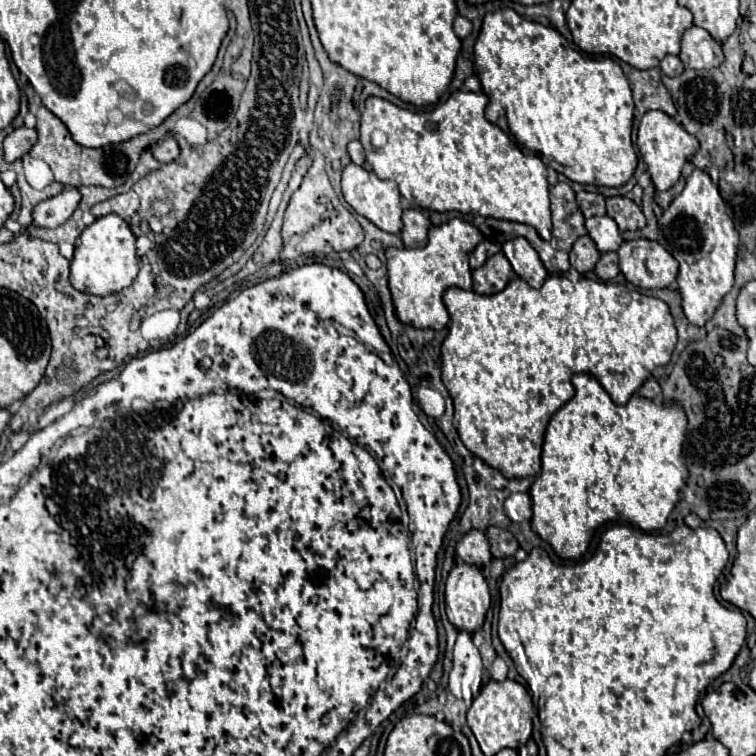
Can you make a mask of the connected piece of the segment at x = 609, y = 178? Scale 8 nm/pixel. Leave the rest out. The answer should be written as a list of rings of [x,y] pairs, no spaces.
[[[502,8],[484,16],[480,36],[474,46],[474,74],[488,96],[486,120],[510,132],[522,146],[548,160],[566,178],[592,186],[622,186],[636,170],[636,152],[630,140],[634,100],[628,78],[612,58],[592,58],[574,50],[552,26],[522,18],[512,8]]]

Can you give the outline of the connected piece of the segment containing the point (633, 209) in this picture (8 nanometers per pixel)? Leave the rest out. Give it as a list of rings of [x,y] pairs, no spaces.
[[[612,196],[612,198],[608,198],[606,200],[606,210],[608,210],[608,216],[616,220],[616,224],[618,224],[618,228],[622,232],[638,230],[638,228],[646,226],[646,218],[644,218],[640,206],[634,204],[626,196]]]

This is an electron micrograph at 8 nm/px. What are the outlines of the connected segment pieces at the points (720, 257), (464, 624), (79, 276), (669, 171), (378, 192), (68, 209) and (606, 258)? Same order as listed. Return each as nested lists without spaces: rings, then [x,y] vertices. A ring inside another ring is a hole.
[[[694,168],[694,172],[686,178],[682,194],[676,196],[664,210],[658,228],[658,242],[666,246],[666,250],[670,250],[670,254],[680,262],[676,282],[682,296],[684,314],[692,324],[704,326],[720,306],[724,294],[732,290],[734,262],[740,242],[738,232],[726,214],[726,204],[718,192],[718,186],[706,172]]]
[[[458,562],[446,580],[446,614],[458,628],[474,634],[482,628],[490,608],[488,584],[478,566]]]
[[[118,214],[96,218],[94,224],[86,226],[76,242],[76,252],[70,266],[70,282],[80,292],[108,296],[130,286],[140,270],[140,256],[136,254],[136,236],[128,222]]]
[[[652,110],[646,112],[640,120],[640,128],[638,128],[638,140],[636,146],[648,166],[648,174],[656,186],[656,190],[668,190],[672,188],[682,172],[682,166],[692,160],[692,156],[696,154],[698,148],[698,140],[688,134],[674,118],[670,118],[668,114],[660,112],[660,110]]]
[[[350,162],[342,172],[342,196],[360,216],[368,218],[384,232],[398,234],[402,230],[402,202],[400,202],[400,192],[396,182],[382,180],[374,172],[368,172],[362,166]]]
[[[68,188],[68,190],[62,190],[60,194],[40,202],[34,208],[34,226],[56,228],[56,226],[64,224],[72,216],[72,212],[78,208],[80,198],[82,196],[76,188]]]
[[[616,252],[602,254],[602,258],[598,260],[598,264],[594,268],[594,274],[600,280],[612,280],[618,272],[620,272],[620,268],[618,268],[618,254]]]

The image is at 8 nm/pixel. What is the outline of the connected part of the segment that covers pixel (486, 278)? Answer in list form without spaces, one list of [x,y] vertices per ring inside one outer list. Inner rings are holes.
[[[498,252],[498,254],[490,256],[484,262],[484,266],[480,266],[472,272],[474,292],[478,292],[478,294],[496,294],[496,292],[506,288],[506,284],[510,282],[512,276],[514,276],[514,270],[512,270],[508,258],[502,252]]]

